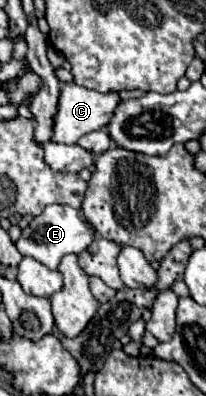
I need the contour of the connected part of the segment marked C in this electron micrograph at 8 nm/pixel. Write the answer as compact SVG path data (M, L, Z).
M68 82L62 86L62 94L60 94L60 102L58 102L58 114L54 118L54 136L52 142L62 142L62 144L76 144L80 136L106 128L106 124L110 124L110 116L114 116L114 108L118 108L120 104L120 94L118 92L106 92L100 94L96 90L88 90L82 88L74 82Z

